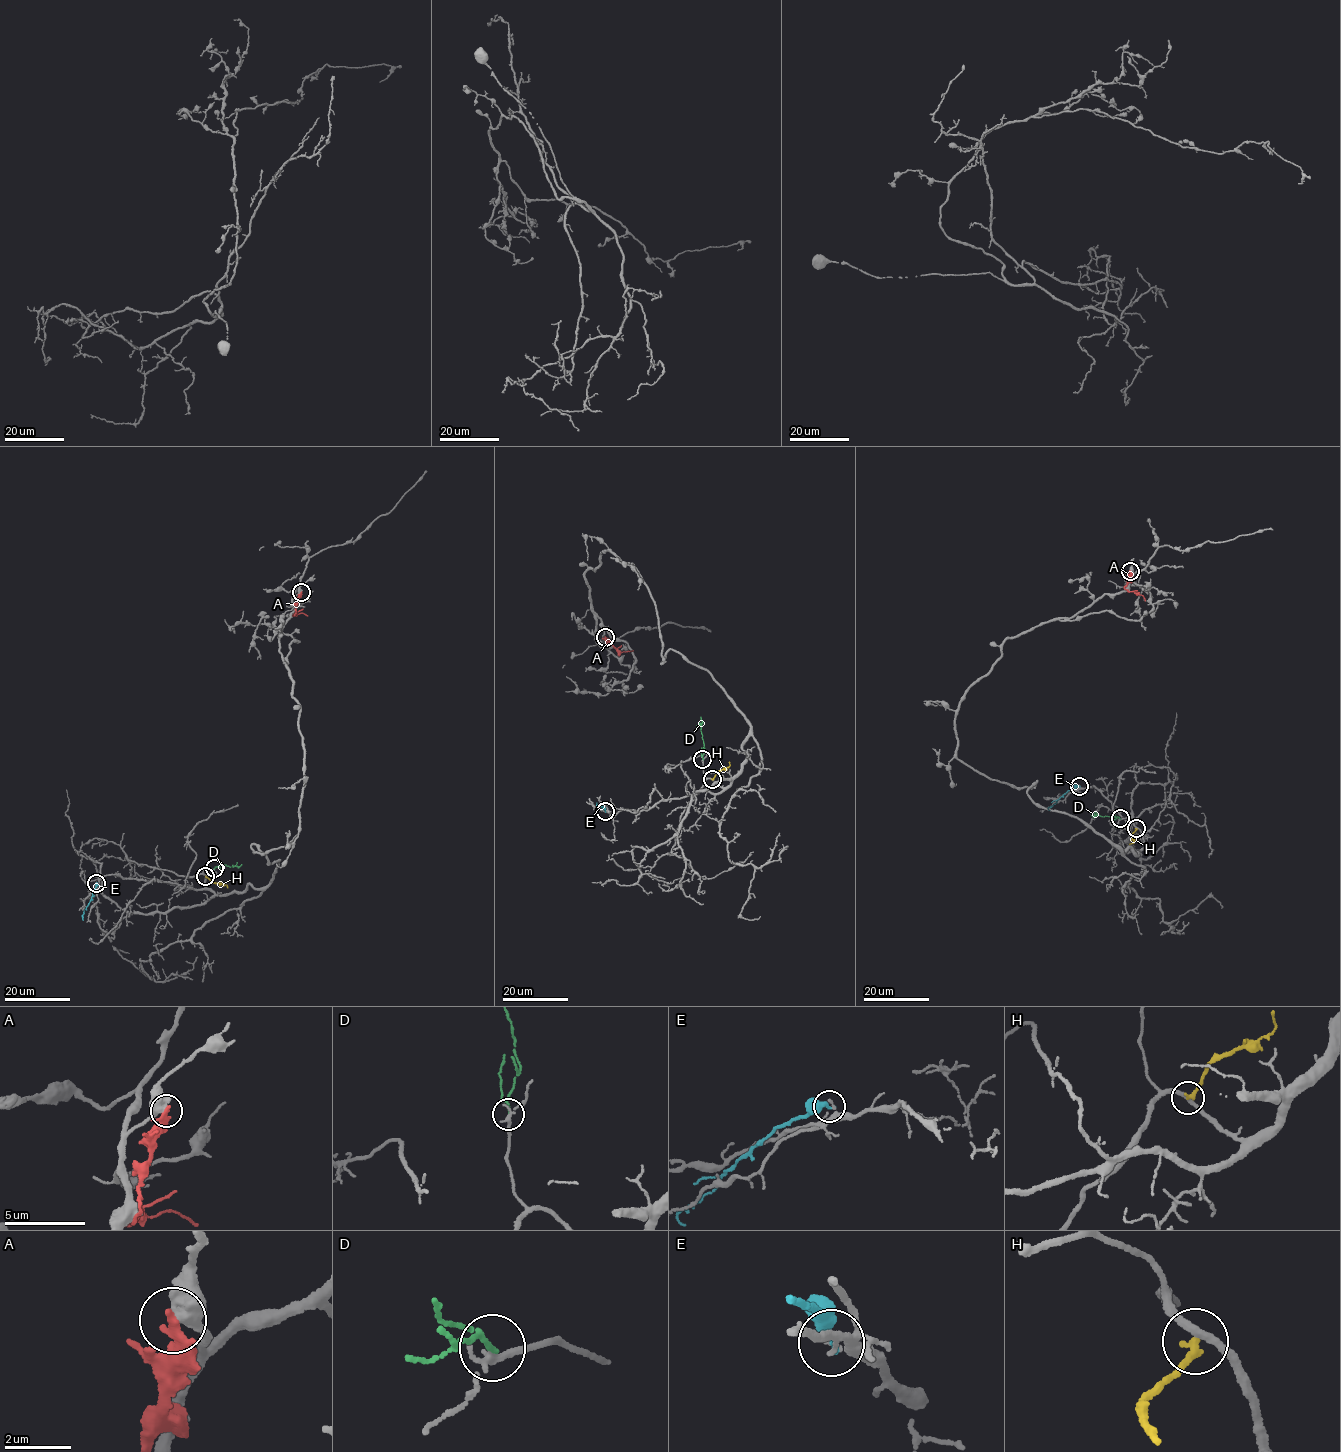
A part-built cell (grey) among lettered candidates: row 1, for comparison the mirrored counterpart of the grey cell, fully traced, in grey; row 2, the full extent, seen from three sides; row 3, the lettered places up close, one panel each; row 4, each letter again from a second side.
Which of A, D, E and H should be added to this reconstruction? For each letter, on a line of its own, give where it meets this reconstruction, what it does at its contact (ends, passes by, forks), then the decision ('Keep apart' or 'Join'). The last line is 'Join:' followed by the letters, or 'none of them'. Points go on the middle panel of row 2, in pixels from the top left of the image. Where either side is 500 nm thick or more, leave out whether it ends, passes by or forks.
A: Touches grey at (605, 637). Keep apart
D: Touches grey at (702, 759). It ends there. Join
E: Touches grey at (605, 811). It ends there. Keep apart
H: Touches grey at (712, 779). It ends there. Keep apart
Join: D

